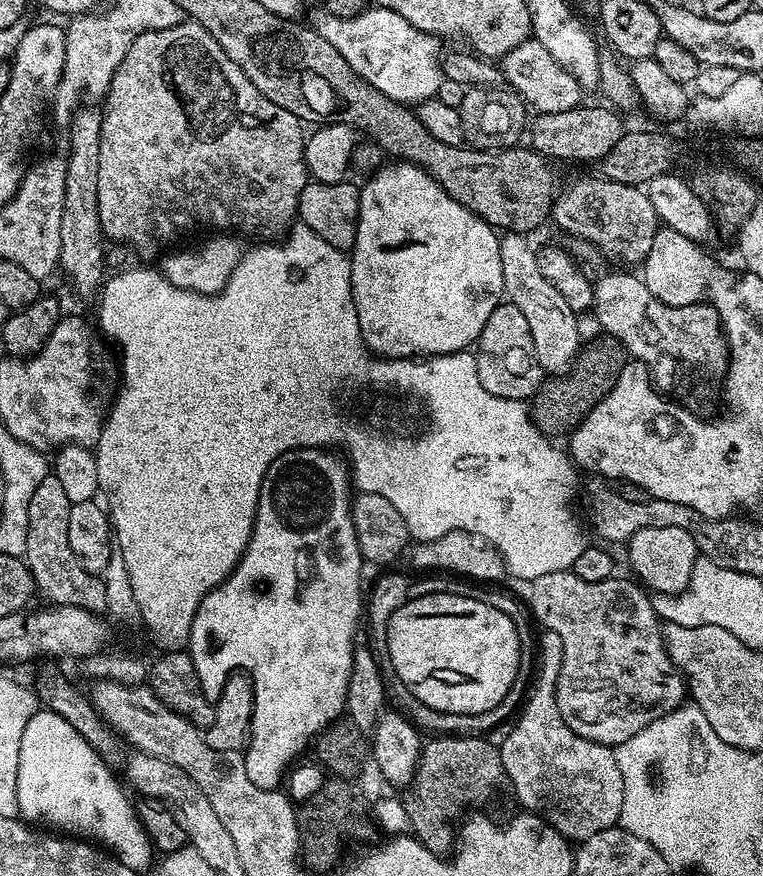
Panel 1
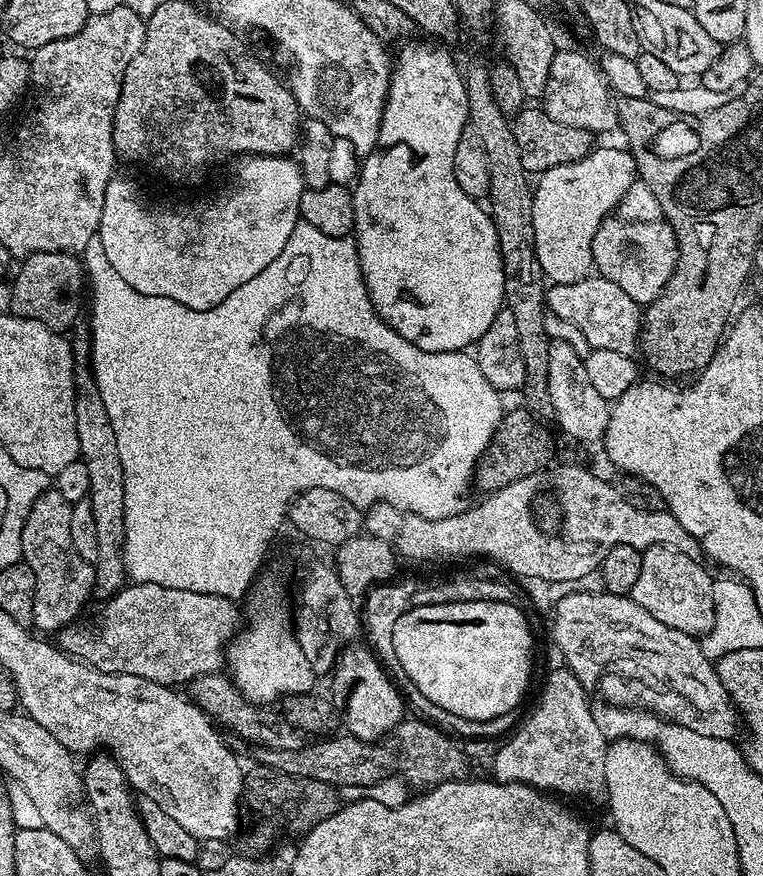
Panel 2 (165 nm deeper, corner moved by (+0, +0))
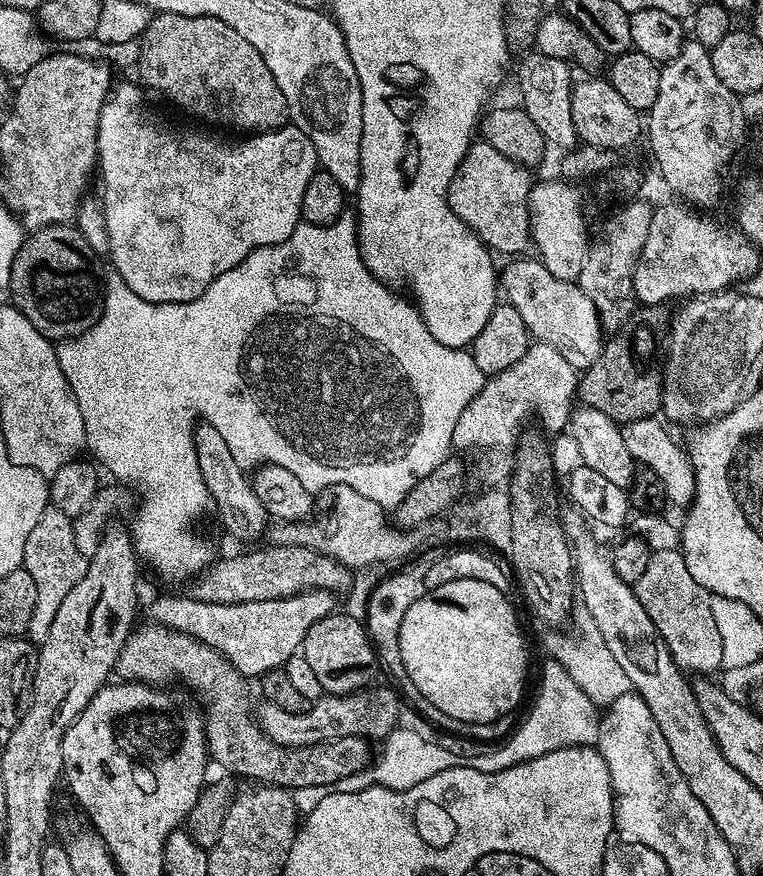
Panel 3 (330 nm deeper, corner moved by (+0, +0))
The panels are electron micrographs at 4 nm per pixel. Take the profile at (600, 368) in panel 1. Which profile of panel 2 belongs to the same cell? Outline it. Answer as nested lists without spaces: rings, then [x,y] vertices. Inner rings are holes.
[[[519,406],[510,412],[505,411],[501,417],[487,450],[478,458],[474,473],[477,489],[491,494],[512,481],[520,481],[524,477],[537,475],[548,462],[554,450],[554,442],[549,434],[535,428],[536,418],[527,407]]]

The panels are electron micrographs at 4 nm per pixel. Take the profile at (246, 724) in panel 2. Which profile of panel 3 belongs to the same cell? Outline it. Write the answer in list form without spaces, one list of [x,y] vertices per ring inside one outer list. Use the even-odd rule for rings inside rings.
[[[369,686],[345,696],[320,697],[302,714],[290,714],[282,706],[264,702],[255,709],[257,724],[274,742],[287,748],[301,748],[311,744],[321,744],[327,740],[337,740],[347,736],[363,736],[369,741],[378,742],[387,738],[398,727],[400,720],[400,700],[397,689]]]

